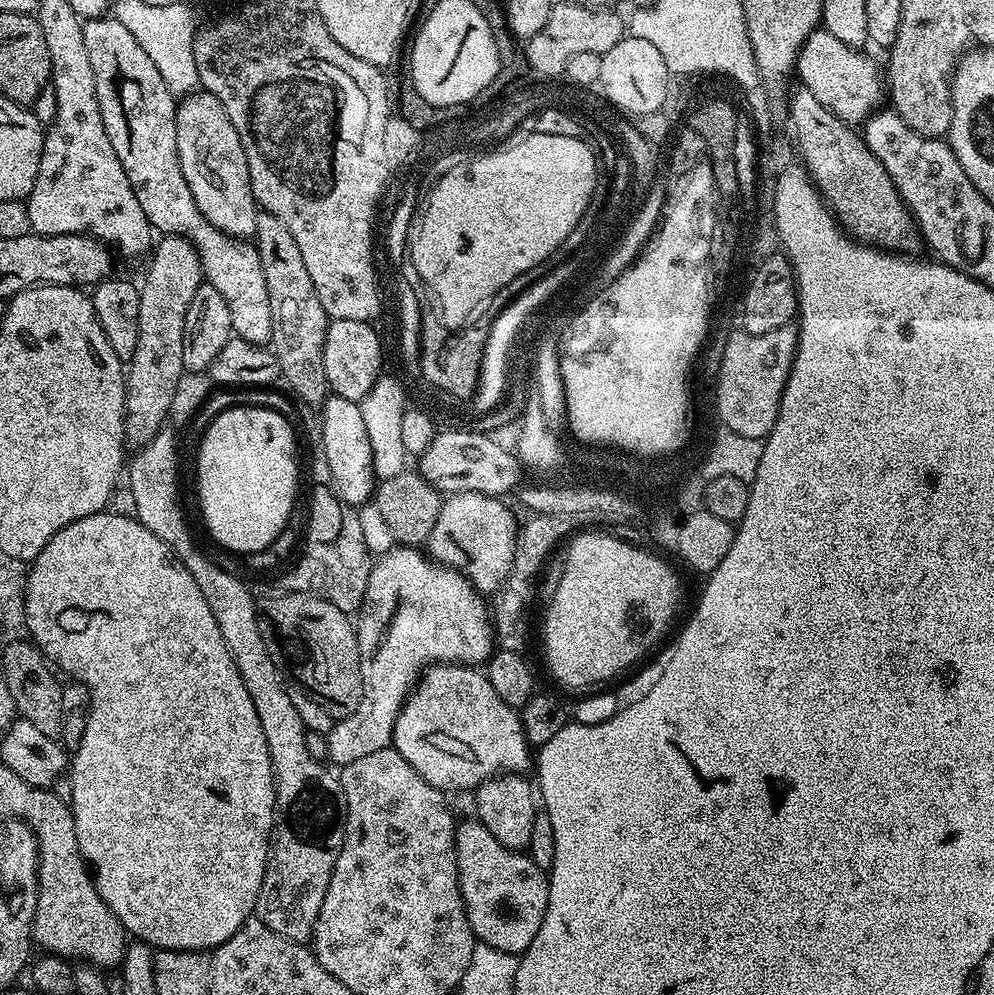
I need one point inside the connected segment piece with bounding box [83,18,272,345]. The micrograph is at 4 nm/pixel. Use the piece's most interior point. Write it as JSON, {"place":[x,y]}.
{"place":[139,111]}

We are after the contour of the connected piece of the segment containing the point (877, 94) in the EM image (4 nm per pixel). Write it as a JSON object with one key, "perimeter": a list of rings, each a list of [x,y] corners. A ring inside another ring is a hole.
{"perimeter":[[[823,26],[804,40],[796,59],[795,75],[800,75],[799,83],[822,102],[830,112],[845,124],[859,125],[868,119],[873,112],[881,107],[880,99],[885,99],[886,84],[882,72],[876,69],[876,64],[864,52],[839,41]]]}

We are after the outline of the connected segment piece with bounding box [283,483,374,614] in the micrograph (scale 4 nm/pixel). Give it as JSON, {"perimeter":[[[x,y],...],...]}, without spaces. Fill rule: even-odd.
{"perimeter":[[[327,483],[318,485],[312,492],[312,505],[308,508],[308,533],[302,536],[302,546],[303,542],[304,553],[289,570],[283,587],[290,592],[320,596],[343,612],[359,613],[366,586],[370,582],[374,556],[366,546],[366,538],[362,538],[359,511],[343,504]]]}

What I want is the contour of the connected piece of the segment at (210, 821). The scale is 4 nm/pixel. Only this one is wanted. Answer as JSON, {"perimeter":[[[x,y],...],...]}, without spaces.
{"perimeter":[[[130,536],[122,538],[126,542],[124,548],[117,551],[108,548],[108,558],[102,562],[102,568],[90,572],[88,566],[88,592],[72,592],[64,606],[68,610],[68,620],[62,622],[62,628],[40,630],[40,651],[57,669],[69,668],[75,679],[83,684],[90,697],[87,709],[88,721],[82,742],[70,760],[70,776],[72,772],[72,796],[70,807],[74,826],[80,843],[80,853],[95,879],[98,894],[106,902],[106,906],[120,919],[120,924],[129,937],[143,942],[153,949],[173,948],[187,952],[204,952],[215,950],[226,938],[230,938],[241,928],[256,911],[258,890],[262,886],[264,871],[268,865],[268,853],[276,815],[276,782],[272,774],[270,754],[267,752],[266,737],[259,722],[258,713],[242,675],[238,672],[234,658],[219,633],[218,623],[210,612],[206,598],[202,595],[196,581],[189,572],[175,563],[168,564],[170,551],[167,545],[156,543],[154,564],[140,564],[140,572],[132,568],[136,566],[136,550],[141,545],[146,548],[146,540],[132,540]]]}

